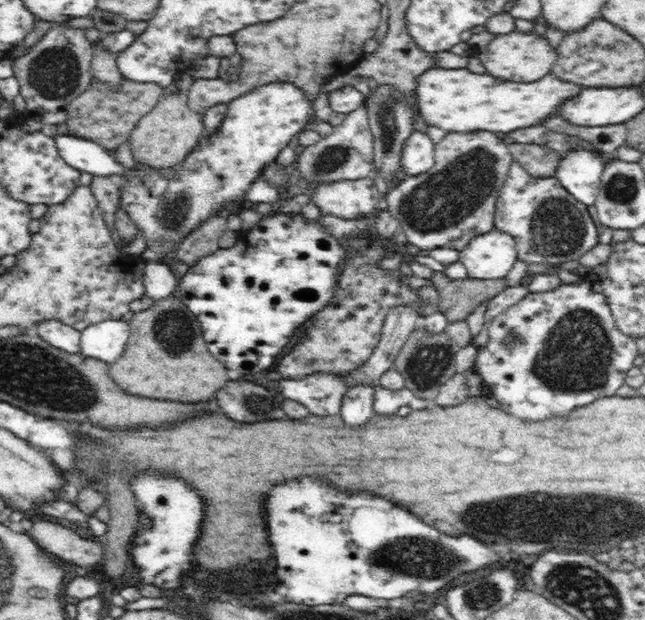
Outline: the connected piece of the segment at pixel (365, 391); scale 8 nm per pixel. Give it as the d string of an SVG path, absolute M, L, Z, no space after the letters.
M354 385L347 388L339 415L349 426L362 426L374 414L373 402L376 386Z

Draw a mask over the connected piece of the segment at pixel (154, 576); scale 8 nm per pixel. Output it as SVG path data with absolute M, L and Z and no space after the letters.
M142 474L132 480L132 490L142 506L142 512L150 514L152 530L140 530L134 539L132 562L140 568L140 576L144 584L153 584L160 588L182 588L180 574L190 572L195 556L192 556L192 544L196 546L196 538L200 534L204 508L198 494L180 478L168 478L158 474Z

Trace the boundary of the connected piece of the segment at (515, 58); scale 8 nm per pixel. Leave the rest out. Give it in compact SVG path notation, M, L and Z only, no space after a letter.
M514 31L504 36L496 36L484 50L473 50L478 52L480 62L486 66L486 70L502 80L514 80L514 82L530 82L530 80L540 80L546 76L556 60L556 52L548 46L545 37L538 34L522 34Z

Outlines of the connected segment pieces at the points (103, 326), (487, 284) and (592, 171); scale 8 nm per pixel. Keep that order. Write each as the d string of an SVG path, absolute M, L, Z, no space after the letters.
M120 319L91 324L81 332L81 354L114 364L126 350L130 327Z
M433 271L430 280L433 282L433 286L438 291L439 294L439 307L438 311L442 313L448 323L454 323L457 321L466 320L474 309L480 304L485 303L489 299L492 299L495 295L506 289L508 286L506 284L505 278L470 278L467 277L464 281L451 280L446 277L442 271Z
M574 149L561 158L555 177L572 197L588 207L598 198L605 164L602 153Z

